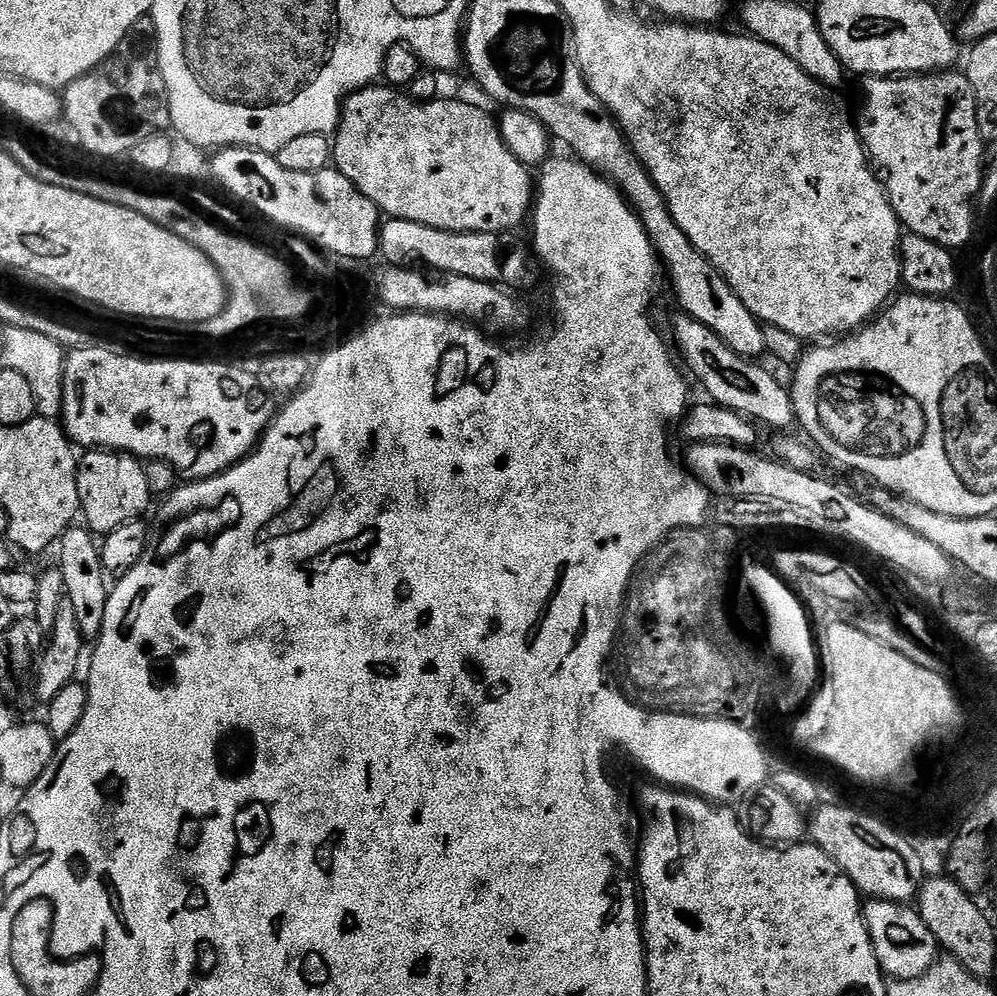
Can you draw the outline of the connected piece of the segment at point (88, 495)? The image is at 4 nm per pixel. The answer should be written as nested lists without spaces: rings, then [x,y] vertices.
[[[85,451],[76,465],[76,477],[78,478],[78,498],[83,523],[96,534],[107,534],[110,530],[122,526],[122,522],[141,519],[145,515],[143,512],[147,510],[148,503],[153,503],[154,500],[150,486],[146,486],[144,464],[137,457],[129,456],[127,452]]]

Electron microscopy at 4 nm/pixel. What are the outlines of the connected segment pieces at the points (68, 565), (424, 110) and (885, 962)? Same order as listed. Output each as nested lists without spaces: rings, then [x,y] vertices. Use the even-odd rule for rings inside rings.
[[[71,526],[60,536],[58,567],[64,583],[64,595],[74,606],[74,618],[78,618],[78,630],[85,641],[94,642],[100,636],[102,622],[106,618],[106,602],[110,584],[104,581],[106,573],[104,563],[100,561],[100,544],[97,537],[87,527],[79,527]]]
[[[369,86],[351,92],[344,106],[340,110],[340,125],[334,133],[332,140],[332,159],[337,172],[340,172],[370,202],[374,202],[385,217],[394,220],[409,220],[410,222],[422,222],[422,226],[434,226],[438,230],[450,230],[451,232],[502,232],[516,230],[520,223],[527,221],[530,216],[530,209],[534,204],[534,176],[531,176],[529,165],[522,163],[506,146],[506,142],[500,133],[500,125],[495,119],[492,120],[480,108],[472,104],[463,104],[460,100],[443,100],[437,98],[419,103],[391,86]]]
[[[869,899],[863,905],[866,930],[870,934],[870,942],[874,946],[874,954],[880,963],[885,977],[892,980],[913,980],[938,959],[938,945],[934,934],[922,922],[919,911],[907,903],[895,904],[892,900]]]

